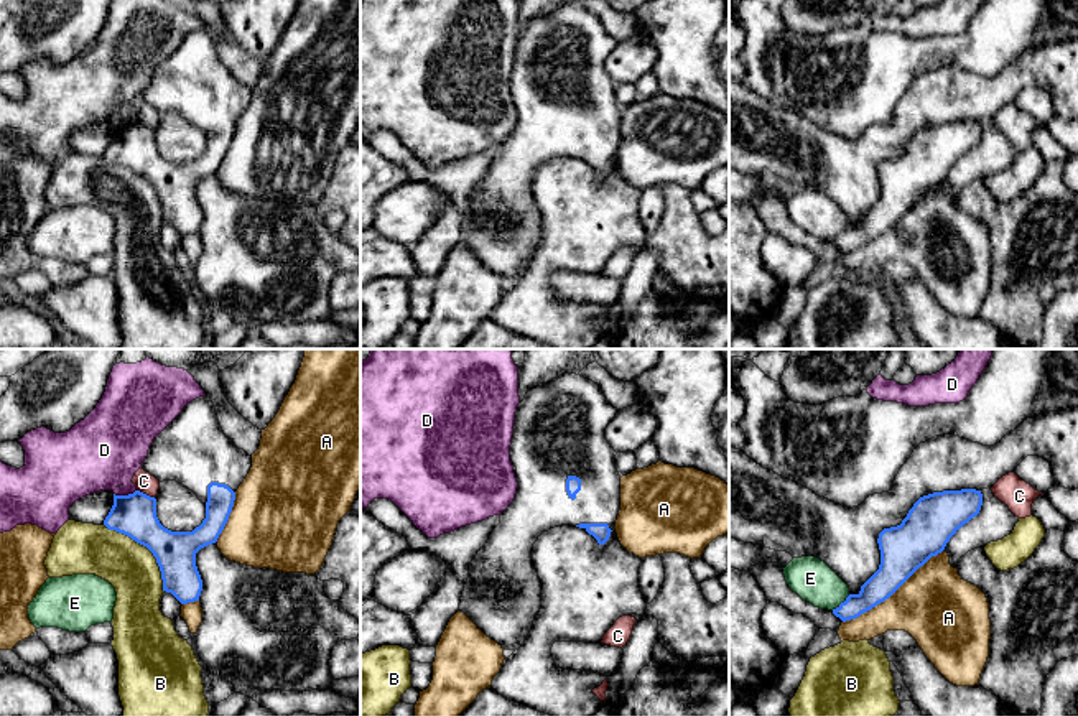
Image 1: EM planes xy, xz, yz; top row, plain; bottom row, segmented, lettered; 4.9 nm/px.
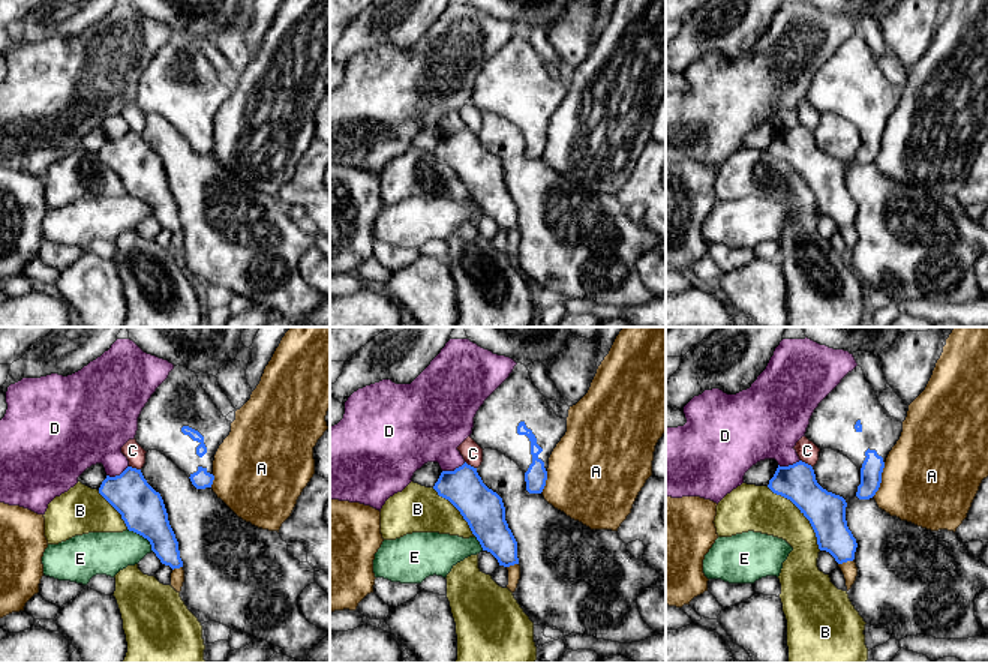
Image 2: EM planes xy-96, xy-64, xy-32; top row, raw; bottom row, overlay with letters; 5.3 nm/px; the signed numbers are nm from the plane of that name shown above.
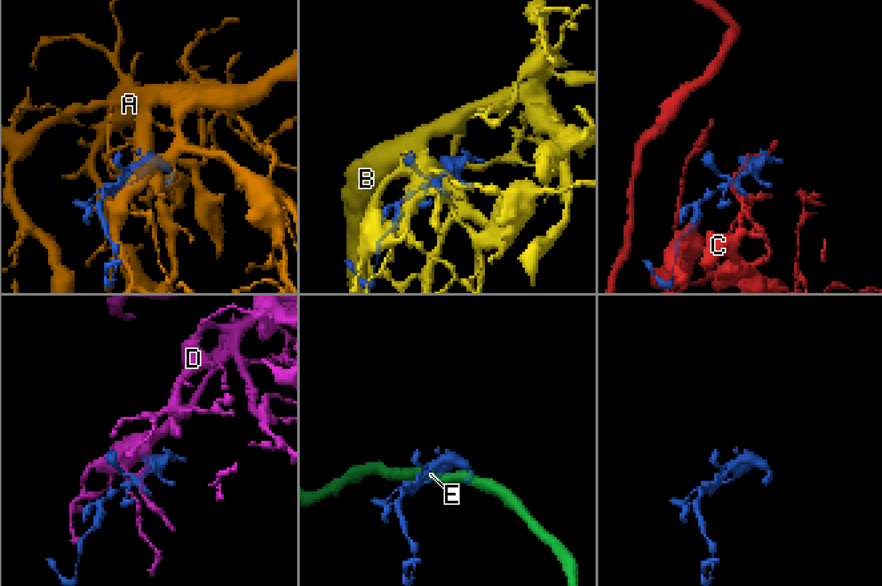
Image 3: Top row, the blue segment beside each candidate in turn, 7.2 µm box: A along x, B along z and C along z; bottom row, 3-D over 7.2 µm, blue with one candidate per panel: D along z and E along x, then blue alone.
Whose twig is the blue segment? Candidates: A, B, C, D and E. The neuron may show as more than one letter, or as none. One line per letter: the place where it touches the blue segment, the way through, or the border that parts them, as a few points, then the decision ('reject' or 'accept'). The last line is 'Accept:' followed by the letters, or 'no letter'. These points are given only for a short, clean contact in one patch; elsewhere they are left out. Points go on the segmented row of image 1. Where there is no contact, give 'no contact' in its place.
A: yz (892, 593) | reject
B: xy (147, 547) | reject
C: xy (145, 494) | reject
D: xy (124, 496) | reject
E: yz (841, 603) | reject
Accept: no letter

